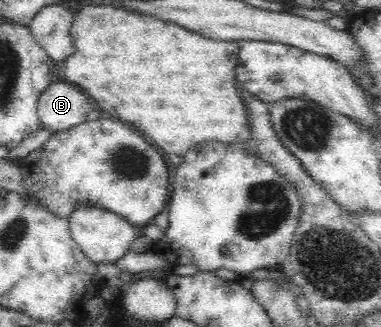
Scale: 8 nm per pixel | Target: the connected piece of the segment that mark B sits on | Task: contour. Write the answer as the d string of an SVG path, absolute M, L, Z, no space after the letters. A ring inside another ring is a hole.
M67 81L51 84L40 95L38 116L43 128L50 132L62 132L87 120L91 111L90 99L81 89Z

